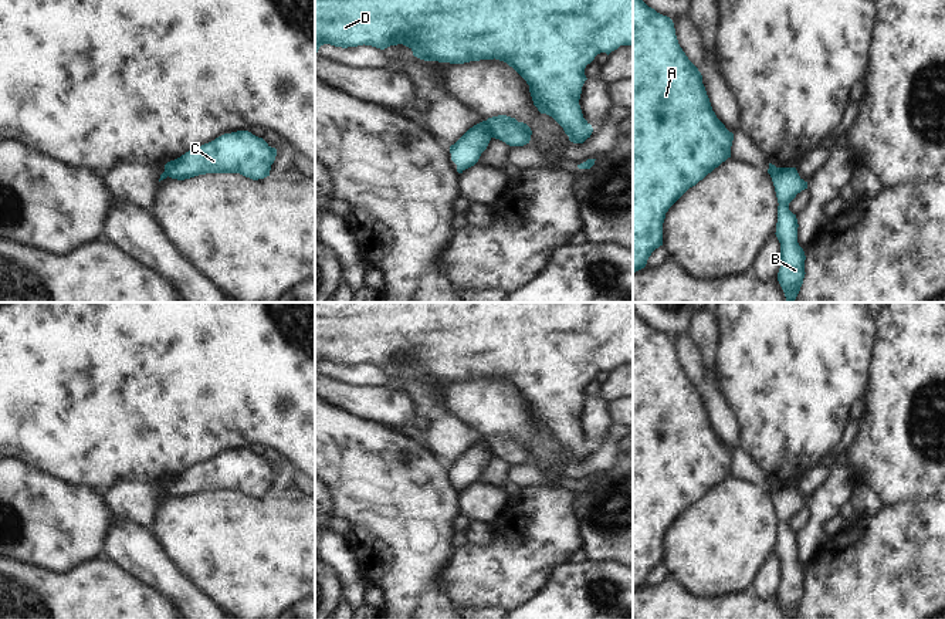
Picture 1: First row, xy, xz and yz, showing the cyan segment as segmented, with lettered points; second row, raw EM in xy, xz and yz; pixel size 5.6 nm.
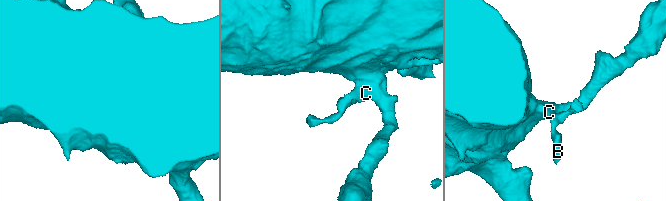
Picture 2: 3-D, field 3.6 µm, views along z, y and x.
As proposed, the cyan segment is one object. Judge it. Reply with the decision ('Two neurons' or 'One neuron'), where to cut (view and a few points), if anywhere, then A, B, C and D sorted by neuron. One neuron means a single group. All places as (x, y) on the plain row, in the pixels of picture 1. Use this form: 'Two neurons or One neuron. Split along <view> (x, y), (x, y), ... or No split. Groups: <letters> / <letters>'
Two neurons. Split along xz (483, 439), (491, 455). Groups: A C D / B.

